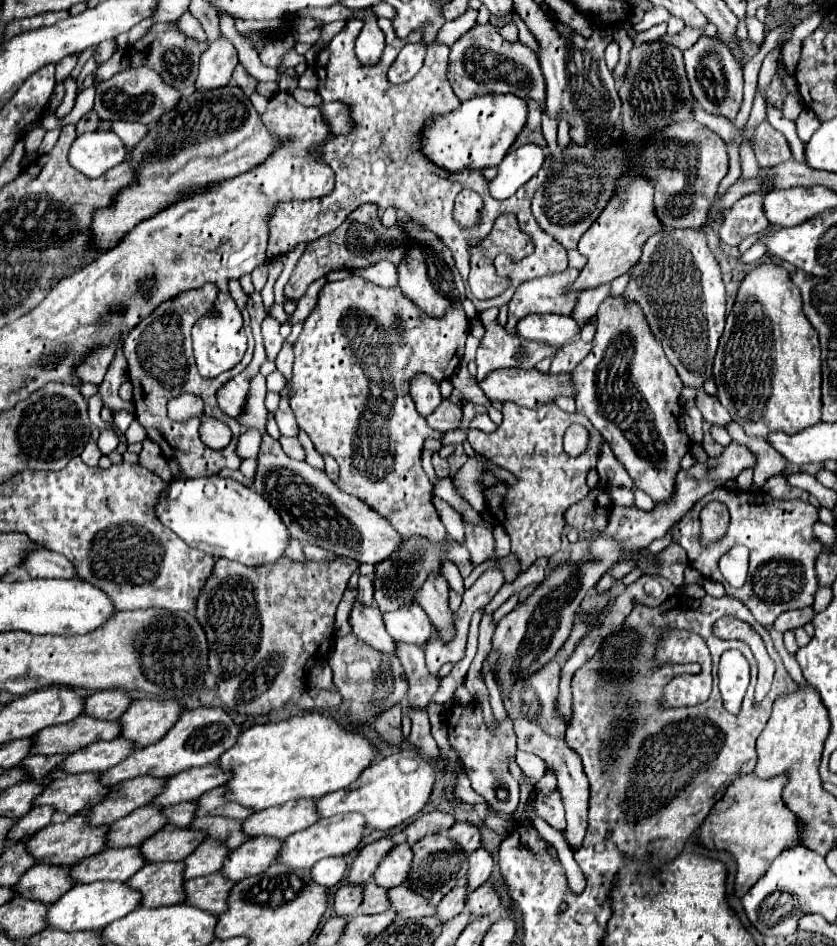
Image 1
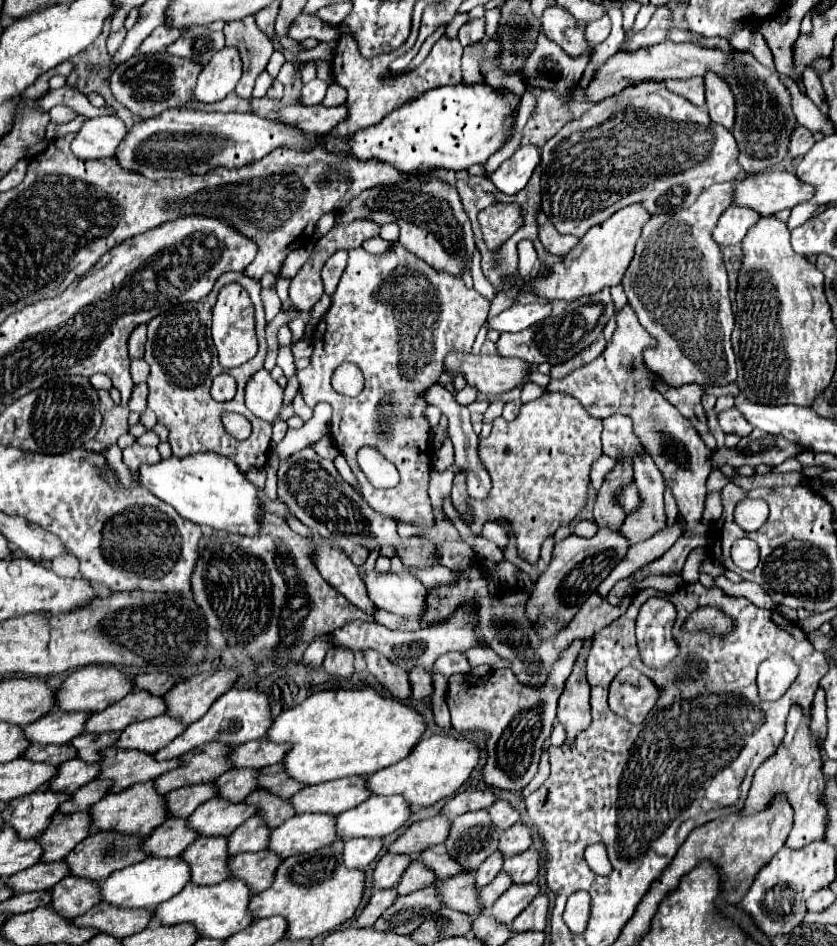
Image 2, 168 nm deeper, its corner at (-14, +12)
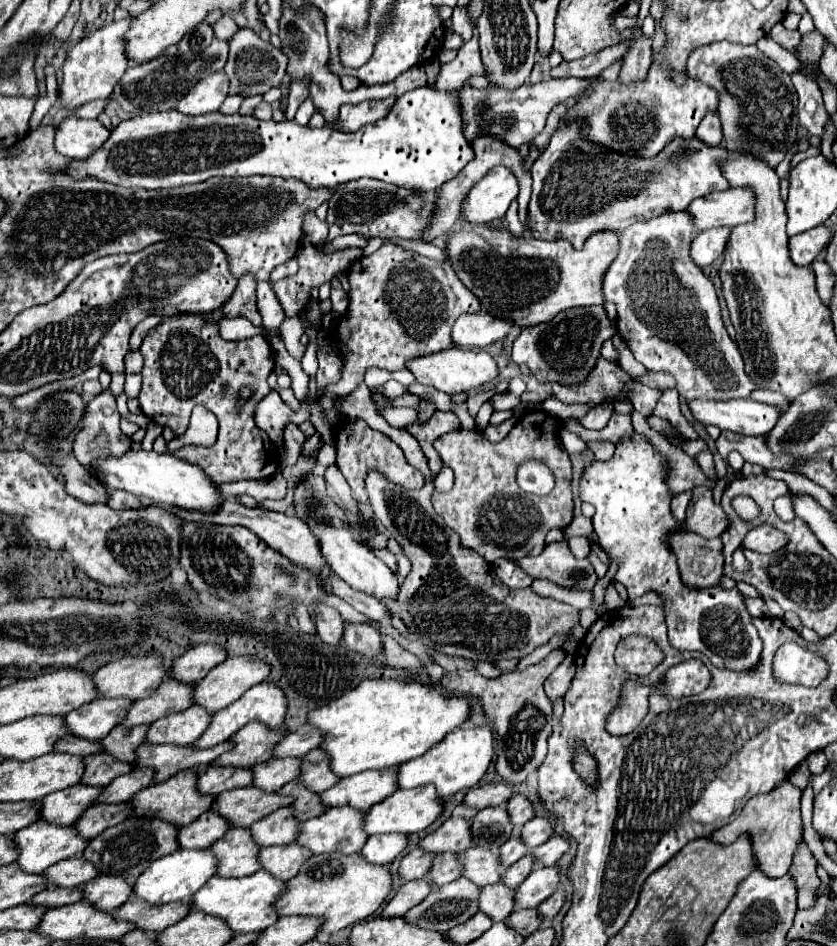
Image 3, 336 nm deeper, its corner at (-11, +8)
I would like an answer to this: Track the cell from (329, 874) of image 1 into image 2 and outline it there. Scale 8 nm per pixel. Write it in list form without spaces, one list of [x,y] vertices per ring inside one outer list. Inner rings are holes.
[[[350,839],[344,843],[346,867],[368,867],[382,851],[382,839]]]

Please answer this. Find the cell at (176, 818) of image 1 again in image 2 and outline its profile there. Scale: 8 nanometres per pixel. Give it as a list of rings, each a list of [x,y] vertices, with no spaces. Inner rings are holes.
[[[230,769],[222,777],[216,779],[216,785],[220,789],[220,797],[228,799],[232,803],[240,803],[258,789],[258,775],[260,769]]]

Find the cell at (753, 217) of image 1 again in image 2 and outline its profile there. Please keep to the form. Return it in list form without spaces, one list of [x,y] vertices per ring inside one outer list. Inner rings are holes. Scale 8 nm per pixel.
[[[728,207],[714,231],[712,231],[712,239],[718,243],[718,245],[736,245],[744,239],[746,231],[760,219],[760,215],[752,209],[744,209],[744,207]]]

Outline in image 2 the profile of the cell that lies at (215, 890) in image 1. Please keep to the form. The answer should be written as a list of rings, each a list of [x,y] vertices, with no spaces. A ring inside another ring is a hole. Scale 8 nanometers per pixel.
[[[256,851],[256,853],[238,853],[230,859],[232,879],[244,879],[250,883],[252,891],[260,893],[274,881],[274,875],[284,857],[274,855],[272,851]]]

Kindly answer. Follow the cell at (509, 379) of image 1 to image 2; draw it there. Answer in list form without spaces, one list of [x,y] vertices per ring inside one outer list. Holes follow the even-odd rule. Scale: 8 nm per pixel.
[[[452,351],[444,359],[446,371],[454,375],[462,375],[466,383],[480,393],[500,395],[526,379],[526,371],[530,365],[522,359],[506,359],[500,355],[472,355]]]

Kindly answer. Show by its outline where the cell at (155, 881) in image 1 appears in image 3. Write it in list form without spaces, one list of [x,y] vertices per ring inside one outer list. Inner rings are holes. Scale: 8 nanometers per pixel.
[[[231,827],[225,837],[221,837],[209,847],[209,851],[217,859],[217,877],[247,877],[261,869],[257,863],[259,847],[251,843],[249,829]]]

